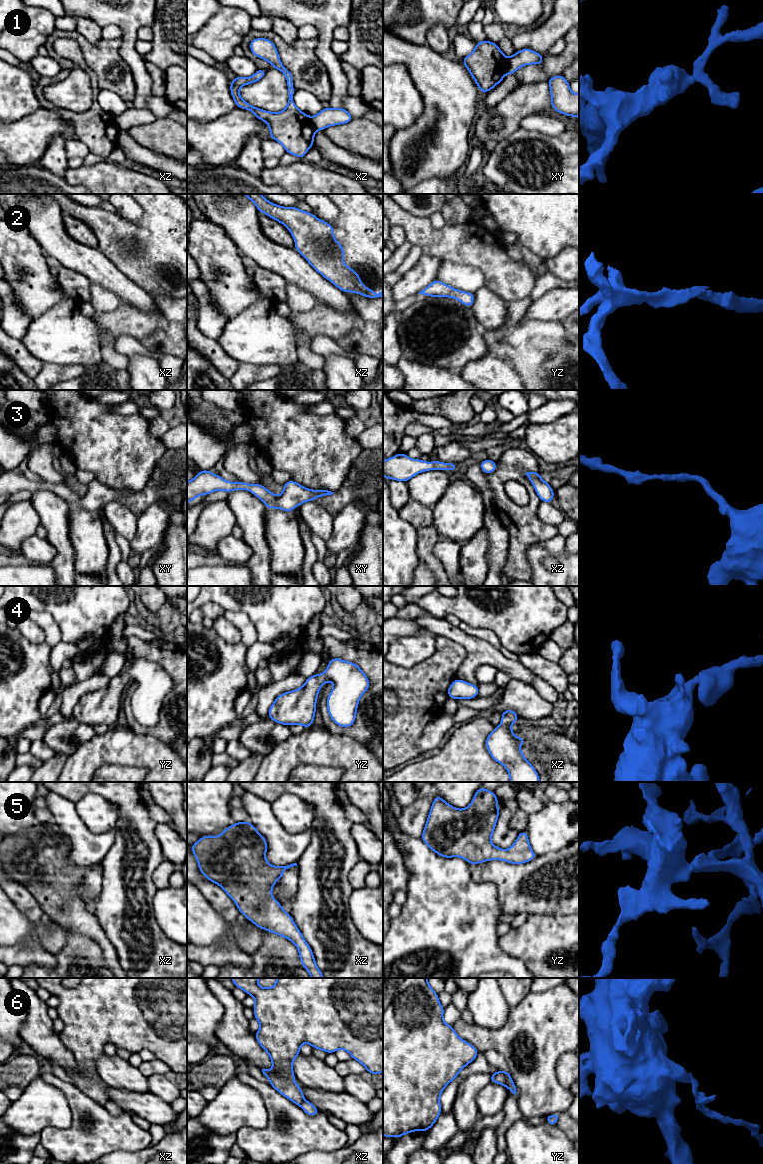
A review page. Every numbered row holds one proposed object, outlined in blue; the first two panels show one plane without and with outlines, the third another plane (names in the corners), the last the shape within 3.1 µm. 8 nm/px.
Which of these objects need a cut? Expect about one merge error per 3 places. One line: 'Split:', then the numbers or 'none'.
Split: 1, 6

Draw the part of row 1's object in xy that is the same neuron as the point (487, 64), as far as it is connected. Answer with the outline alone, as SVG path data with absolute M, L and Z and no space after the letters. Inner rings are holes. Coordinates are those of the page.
M488 40L476 42L475 49L462 62L482 93L492 90L507 74L508 58Z

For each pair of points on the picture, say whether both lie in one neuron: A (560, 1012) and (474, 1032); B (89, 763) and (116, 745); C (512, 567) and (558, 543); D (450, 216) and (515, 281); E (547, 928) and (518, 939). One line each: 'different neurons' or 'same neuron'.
A: same neuron
B: same neuron
C: different neurons
D: different neurons
E: same neuron

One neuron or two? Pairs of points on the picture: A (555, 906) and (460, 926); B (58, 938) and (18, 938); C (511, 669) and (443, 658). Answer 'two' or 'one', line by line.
A: two
B: one
C: two

